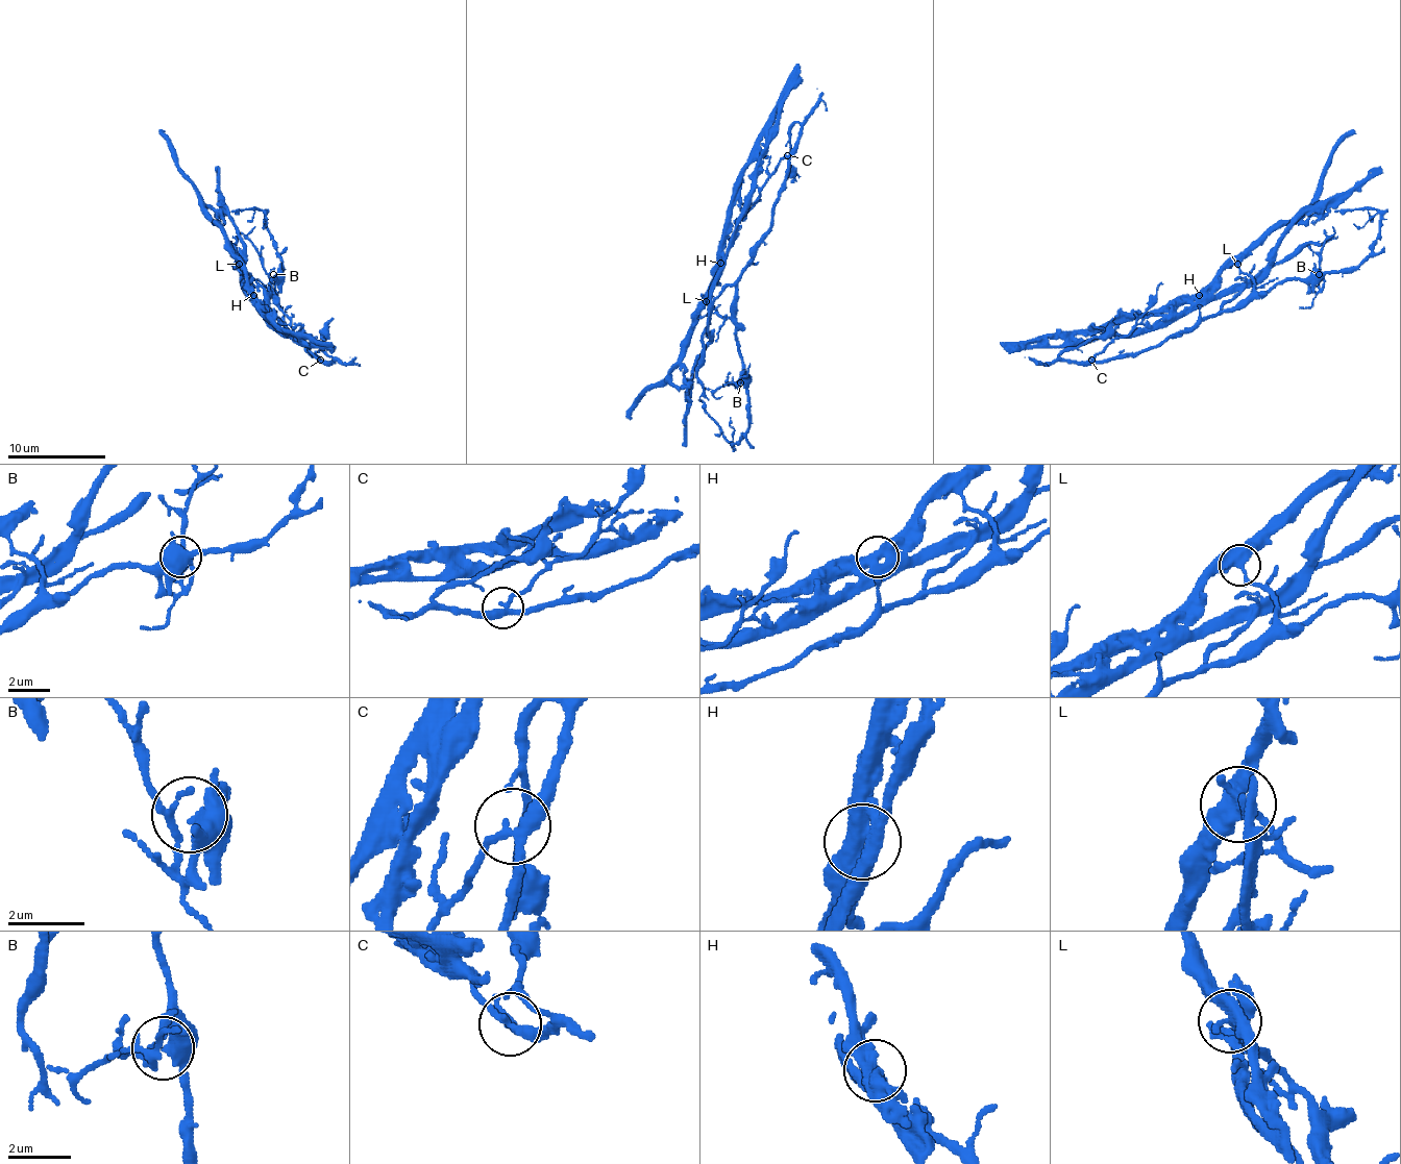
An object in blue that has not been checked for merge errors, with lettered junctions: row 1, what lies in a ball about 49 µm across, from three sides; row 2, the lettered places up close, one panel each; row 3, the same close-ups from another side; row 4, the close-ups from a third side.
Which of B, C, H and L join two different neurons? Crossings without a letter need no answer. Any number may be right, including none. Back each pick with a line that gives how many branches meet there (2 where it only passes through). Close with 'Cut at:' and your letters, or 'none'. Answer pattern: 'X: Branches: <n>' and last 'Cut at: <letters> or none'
H: Branches: 1
L: Branches: 3
Cut at: H, L

